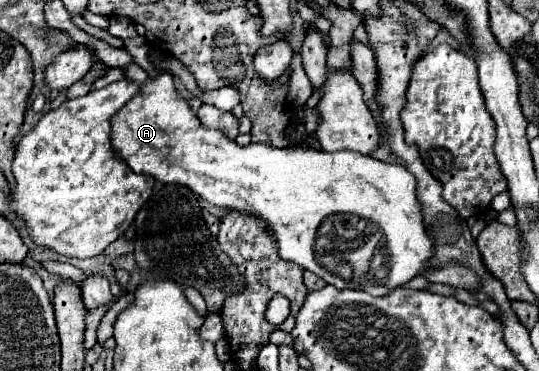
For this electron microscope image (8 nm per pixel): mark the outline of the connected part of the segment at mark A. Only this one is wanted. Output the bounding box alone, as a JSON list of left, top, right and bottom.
[111,70,431,296]

